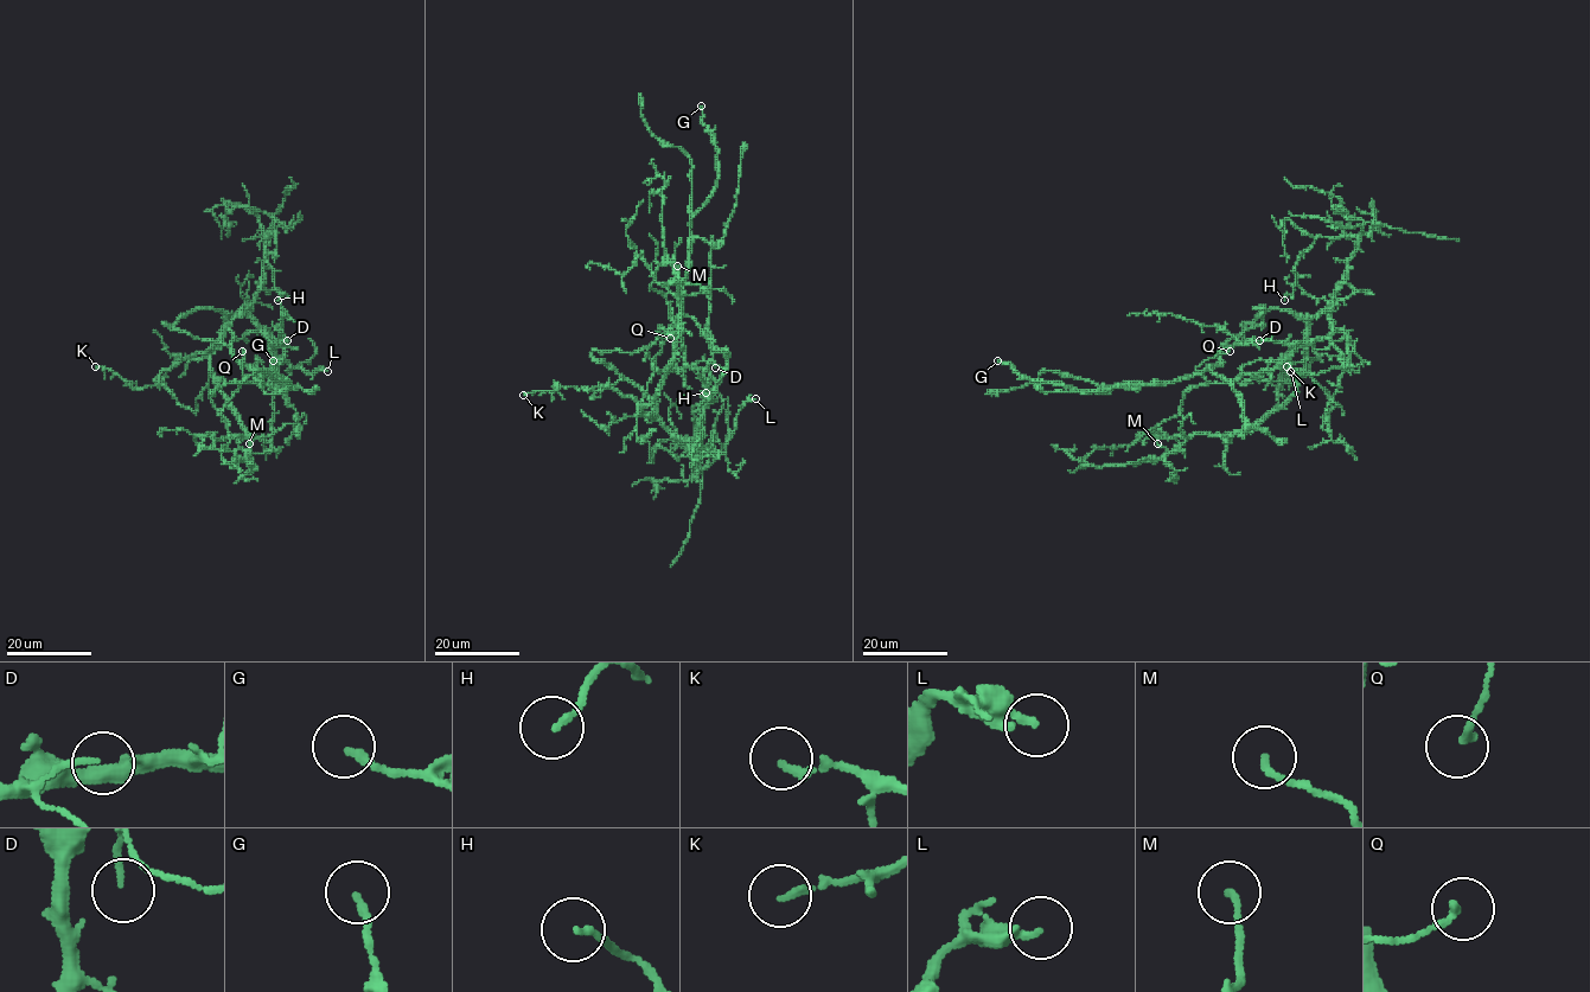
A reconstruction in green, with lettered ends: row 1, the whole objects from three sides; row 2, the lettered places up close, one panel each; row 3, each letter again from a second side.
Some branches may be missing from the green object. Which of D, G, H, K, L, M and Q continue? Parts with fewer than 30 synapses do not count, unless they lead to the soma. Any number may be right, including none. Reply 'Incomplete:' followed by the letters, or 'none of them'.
Incomplete: none of them

